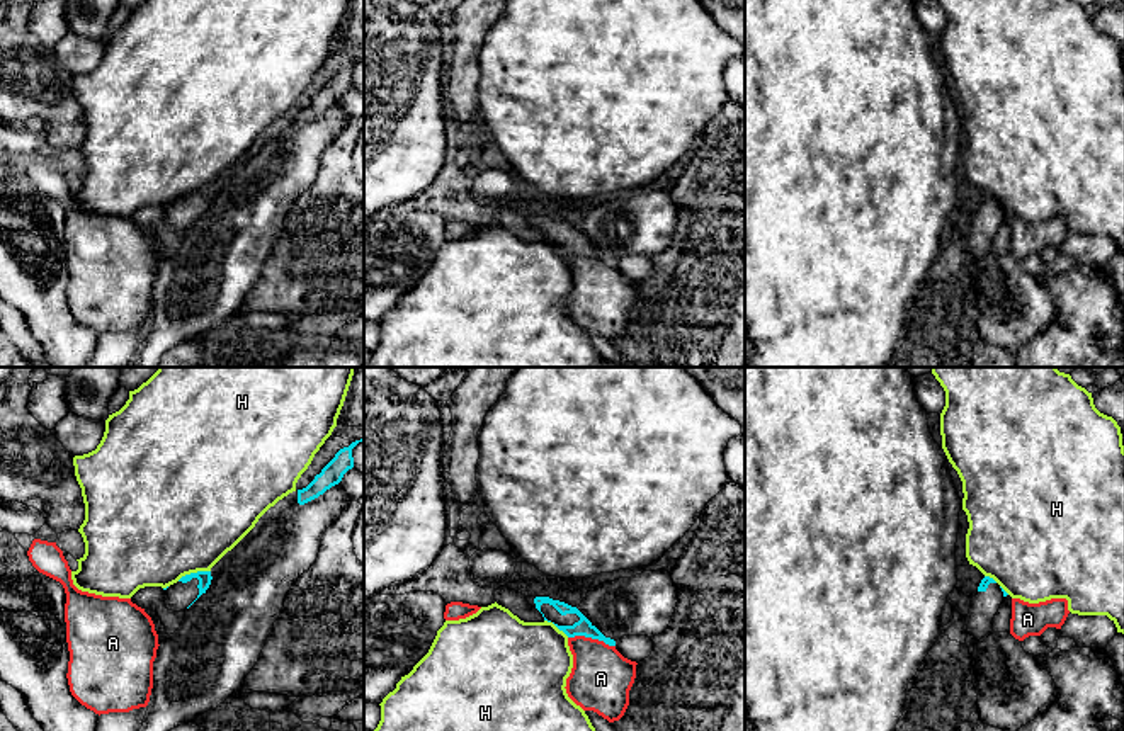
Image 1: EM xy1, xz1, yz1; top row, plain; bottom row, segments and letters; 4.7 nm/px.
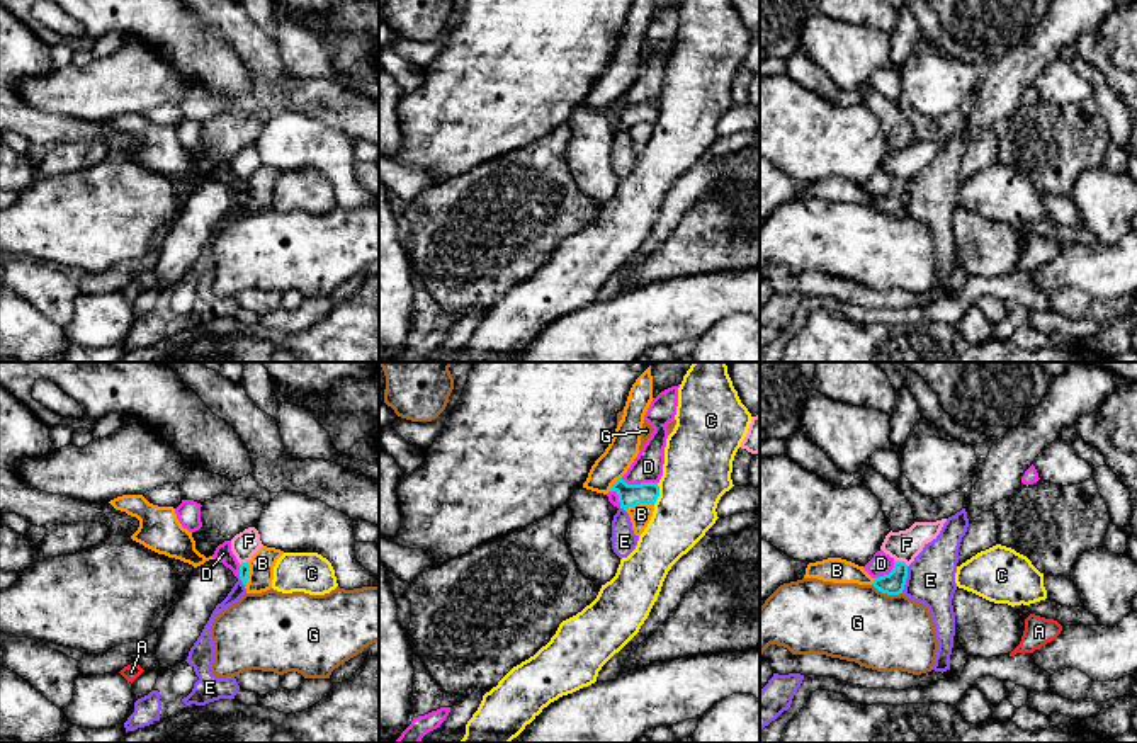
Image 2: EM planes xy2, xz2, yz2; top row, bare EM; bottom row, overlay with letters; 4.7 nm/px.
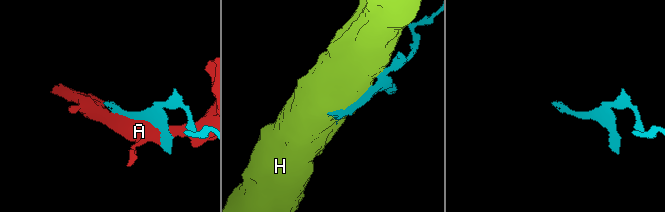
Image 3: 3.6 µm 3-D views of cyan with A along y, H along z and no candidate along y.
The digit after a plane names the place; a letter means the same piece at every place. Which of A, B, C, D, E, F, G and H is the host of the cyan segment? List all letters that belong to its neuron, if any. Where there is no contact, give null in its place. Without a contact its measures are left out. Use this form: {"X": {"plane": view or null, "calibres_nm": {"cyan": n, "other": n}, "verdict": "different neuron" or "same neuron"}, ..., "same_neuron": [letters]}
{"A": {"plane": "xz1", "calibres_nm": {"cyan": 80, "other": 300}, "verdict": "different neuron"}, "B": {"plane": "xz2", "calibres_nm": {"cyan": 110, "other": 100}, "verdict": "different neuron"}, "C": {"plane": "xz2", "calibres_nm": {"cyan": 110, "other": 320}, "verdict": "different neuron"}, "D": {"plane": "xz2", "calibres_nm": {"cyan": 110, "other": 140}, "verdict": "different neuron"}, "E": {"plane": "yz2", "calibres_nm": {"cyan": 110, "other": 220}, "verdict": "different neuron"}, "F": {"plane": "yz2", "calibres_nm": {"cyan": 110, "other": 140}, "verdict": "different neuron"}, "G": {"plane": "yz2", "calibres_nm": {"cyan": 110, "other": 360}, "verdict": "different neuron"}, "H": {"plane": "xy1", "calibres_nm": {"cyan": 70, "other": 500}, "verdict": "different neuron"}, "same_neuron": []}

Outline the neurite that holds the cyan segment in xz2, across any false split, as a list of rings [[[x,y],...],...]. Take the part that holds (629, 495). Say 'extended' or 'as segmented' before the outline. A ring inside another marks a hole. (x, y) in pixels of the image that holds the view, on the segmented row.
as segmented; [[[622,478],[612,485],[610,491],[619,495],[624,510],[639,503],[654,505],[659,496],[658,483],[627,485]]]

